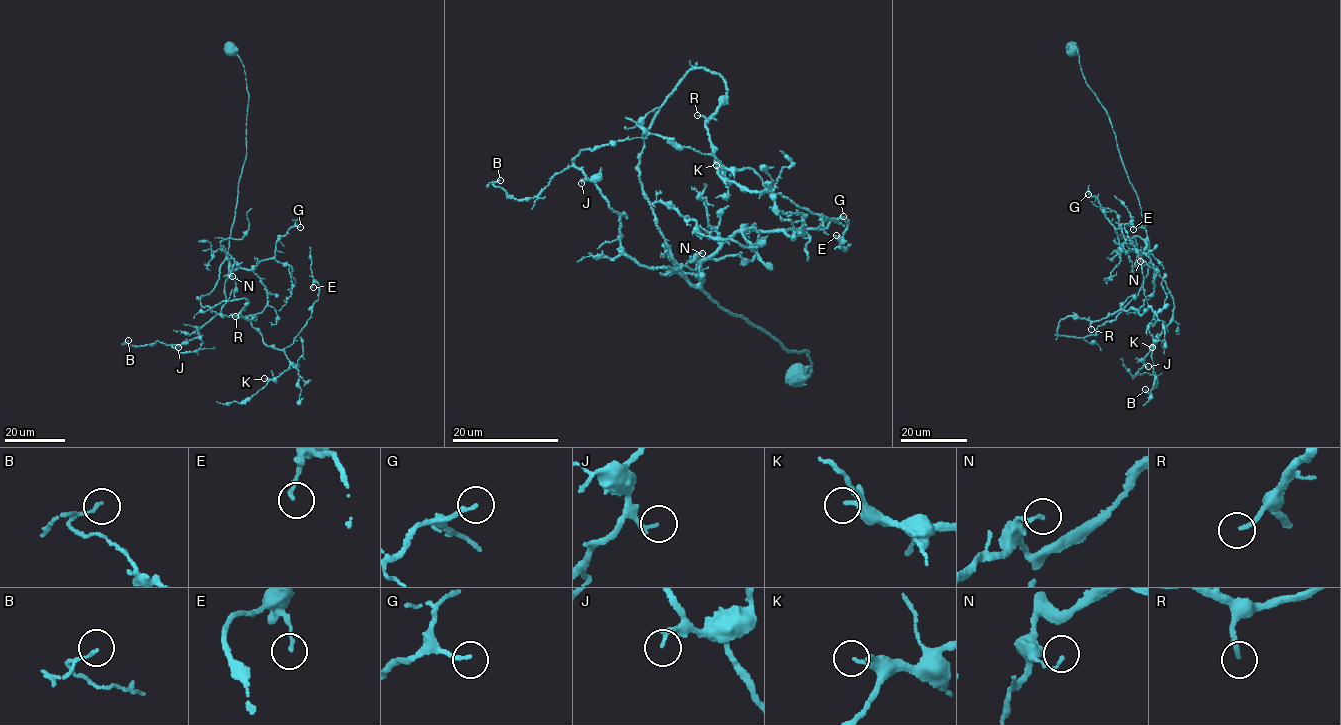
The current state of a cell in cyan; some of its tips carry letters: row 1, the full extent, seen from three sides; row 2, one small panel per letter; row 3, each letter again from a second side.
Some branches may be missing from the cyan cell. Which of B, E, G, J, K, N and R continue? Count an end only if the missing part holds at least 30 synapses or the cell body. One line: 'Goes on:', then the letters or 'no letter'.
Goes on: R

